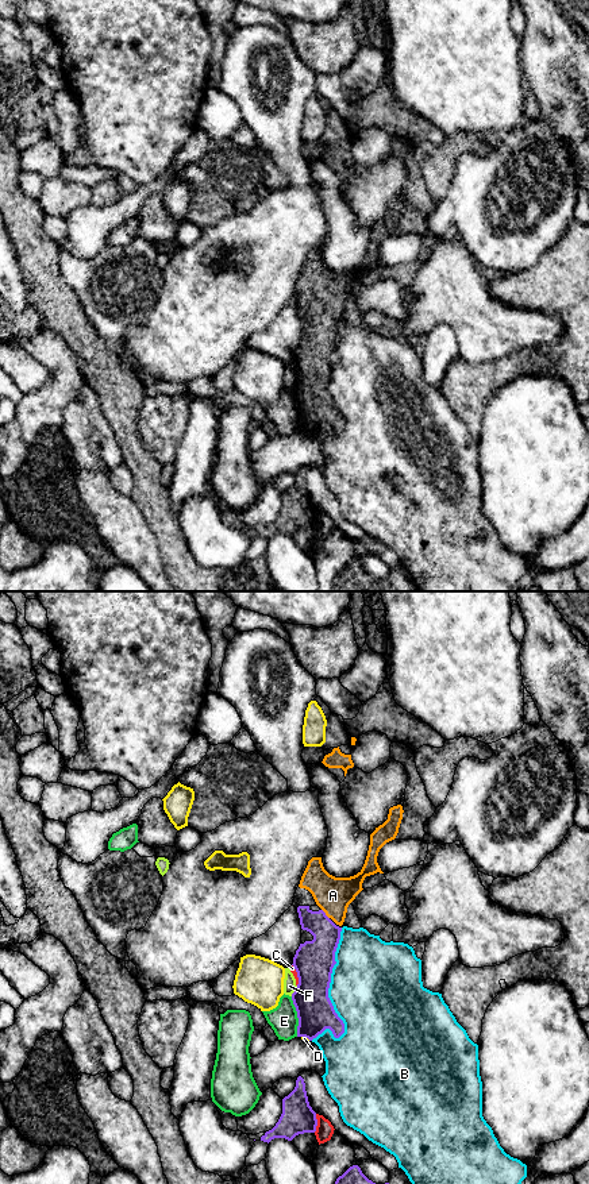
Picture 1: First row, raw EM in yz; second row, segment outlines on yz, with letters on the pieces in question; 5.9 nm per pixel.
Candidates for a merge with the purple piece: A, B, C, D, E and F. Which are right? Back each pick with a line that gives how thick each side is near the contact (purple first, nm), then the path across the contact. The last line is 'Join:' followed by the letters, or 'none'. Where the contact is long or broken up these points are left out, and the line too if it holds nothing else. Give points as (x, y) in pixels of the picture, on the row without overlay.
A: calibres 190 and 220 nm; way yz (318, 350), (323, 342), (324, 309), (333, 301), (333, 290)
Join: A

